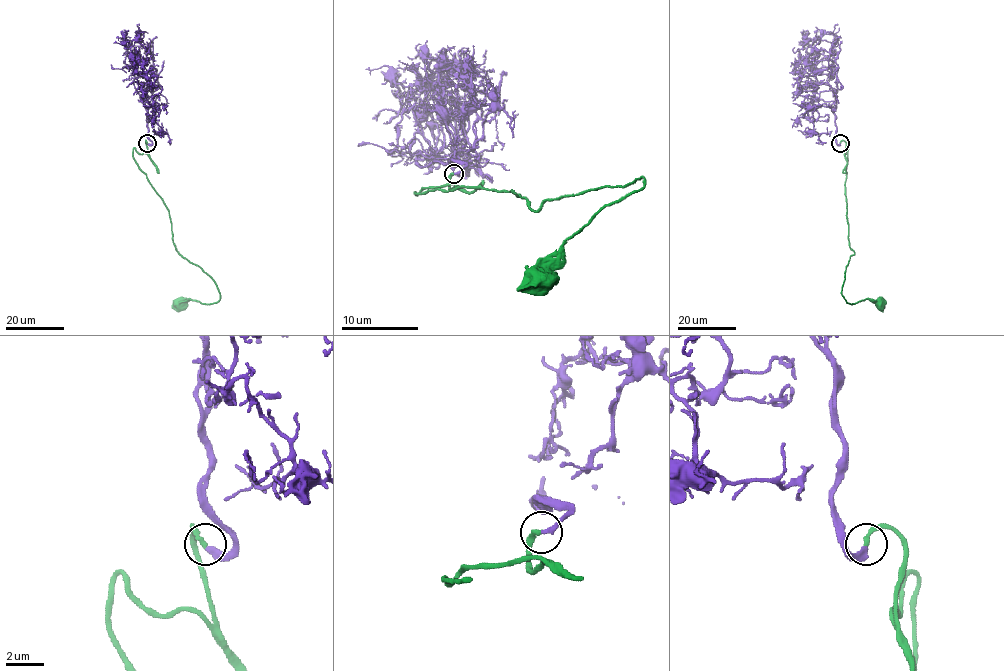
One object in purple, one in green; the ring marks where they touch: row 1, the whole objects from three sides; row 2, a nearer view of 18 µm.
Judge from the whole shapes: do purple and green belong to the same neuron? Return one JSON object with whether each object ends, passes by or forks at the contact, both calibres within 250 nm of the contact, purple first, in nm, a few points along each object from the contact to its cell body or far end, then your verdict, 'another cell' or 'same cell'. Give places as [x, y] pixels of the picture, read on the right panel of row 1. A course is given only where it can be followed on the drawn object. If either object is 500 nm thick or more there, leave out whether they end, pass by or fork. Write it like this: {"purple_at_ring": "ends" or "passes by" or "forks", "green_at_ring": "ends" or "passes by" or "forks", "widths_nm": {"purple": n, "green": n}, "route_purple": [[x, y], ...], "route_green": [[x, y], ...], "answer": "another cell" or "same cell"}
{"purple_at_ring": "ends", "green_at_ring": "ends", "widths_nm": {"purple": 280, "green": 240}, "route_purple": [[840, 143], [835, 135], [837, 76], [828, 56], [834, 53], [835, 43], [818, 36], [797, 48]], "route_green": [[840, 143], [846, 142], [845, 154], [847, 147], [848, 240], [854, 253], [842, 296], [885, 307]], "answer": "same cell"}

